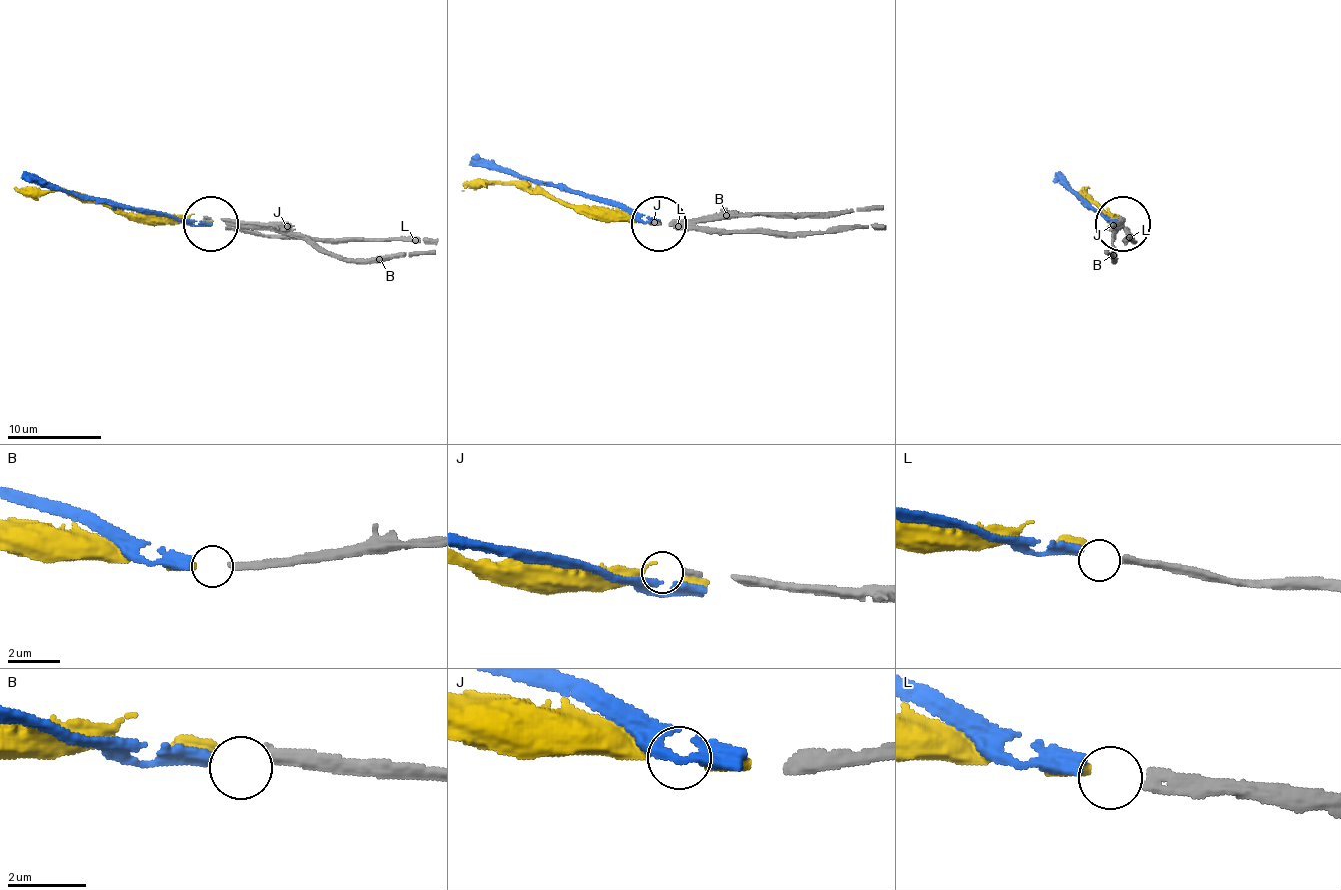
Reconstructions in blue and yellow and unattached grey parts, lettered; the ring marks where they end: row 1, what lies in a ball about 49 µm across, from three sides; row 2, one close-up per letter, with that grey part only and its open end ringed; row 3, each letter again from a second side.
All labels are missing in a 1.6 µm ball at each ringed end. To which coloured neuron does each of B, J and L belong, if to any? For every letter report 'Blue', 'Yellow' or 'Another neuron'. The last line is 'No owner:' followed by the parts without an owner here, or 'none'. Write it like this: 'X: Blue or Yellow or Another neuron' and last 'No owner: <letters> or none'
B: Yellow
J: Another neuron
L: Blue
No owner: J

